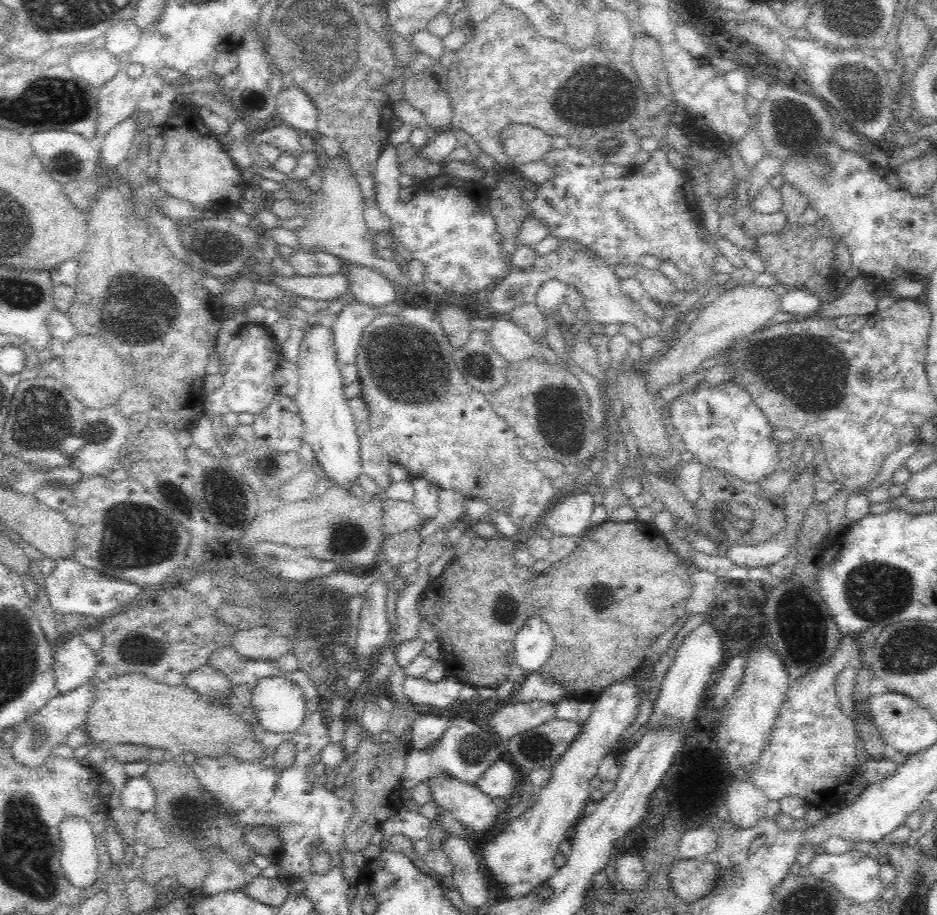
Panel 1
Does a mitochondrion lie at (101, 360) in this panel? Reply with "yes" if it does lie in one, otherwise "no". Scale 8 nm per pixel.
no

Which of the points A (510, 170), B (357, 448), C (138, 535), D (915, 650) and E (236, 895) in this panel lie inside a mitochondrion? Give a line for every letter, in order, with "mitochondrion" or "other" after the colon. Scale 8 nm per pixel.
A: other
B: other
C: mitochondrion
D: mitochondrion
E: other

